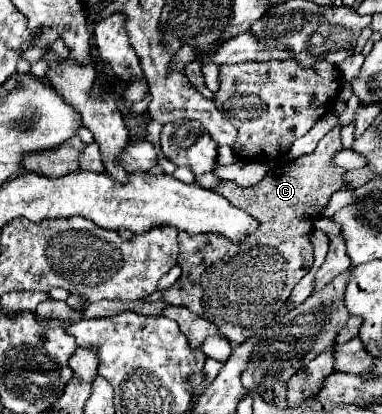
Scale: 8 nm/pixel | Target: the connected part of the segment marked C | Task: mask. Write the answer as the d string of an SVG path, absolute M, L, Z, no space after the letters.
M334 127L330 133L326 133L320 141L314 153L302 155L296 161L288 161L272 171L268 175L252 185L252 187L238 187L236 183L222 181L214 187L218 195L224 195L234 207L244 209L248 215L252 215L258 221L258 229L242 239L242 243L230 243L224 235L214 233L202 233L202 235L190 235L186 231L178 233L178 265L182 267L182 275L178 283L170 291L162 293L162 299L168 305L182 305L188 307L198 317L214 323L220 333L230 343L244 343L246 339L254 337L258 329L268 325L274 315L280 311L280 307L286 303L290 291L294 285L310 271L314 261L314 247L308 241L308 233L314 229L312 223L320 215L320 209L330 201L332 193L336 193L342 187L342 175L344 169L332 167L332 157L342 149L340 143L340 127Z

